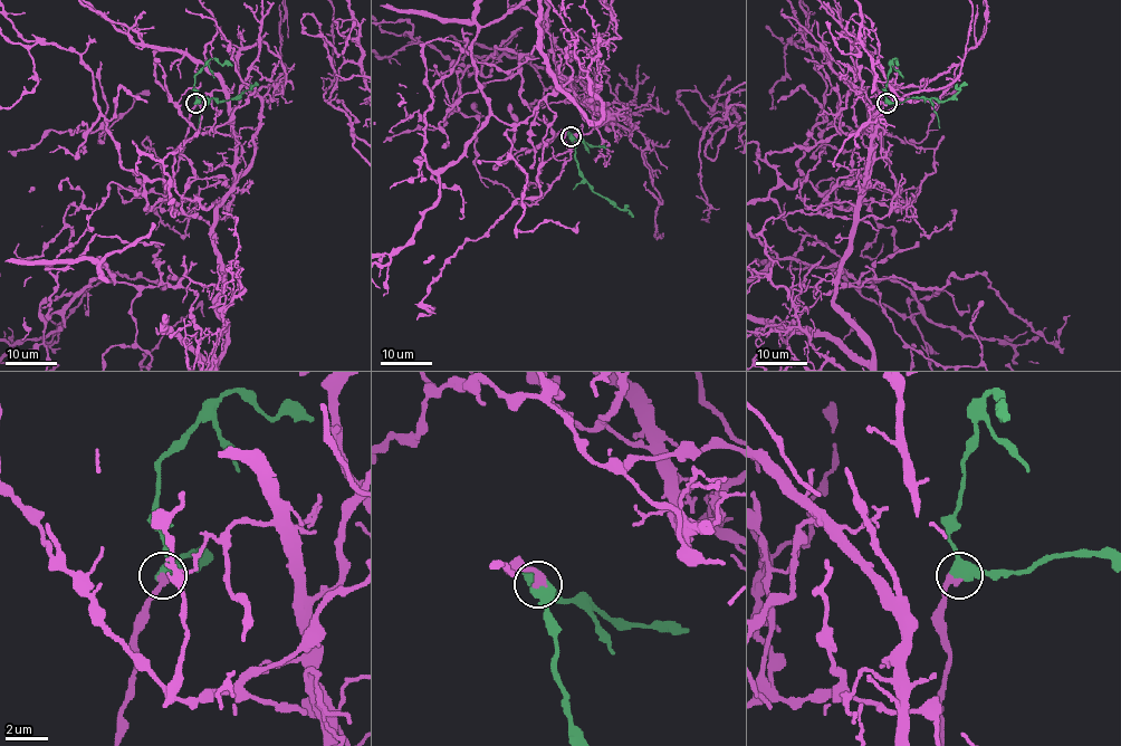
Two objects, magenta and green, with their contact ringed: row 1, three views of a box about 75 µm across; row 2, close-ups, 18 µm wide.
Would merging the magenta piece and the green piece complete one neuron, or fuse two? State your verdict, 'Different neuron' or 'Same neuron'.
Same neuron

